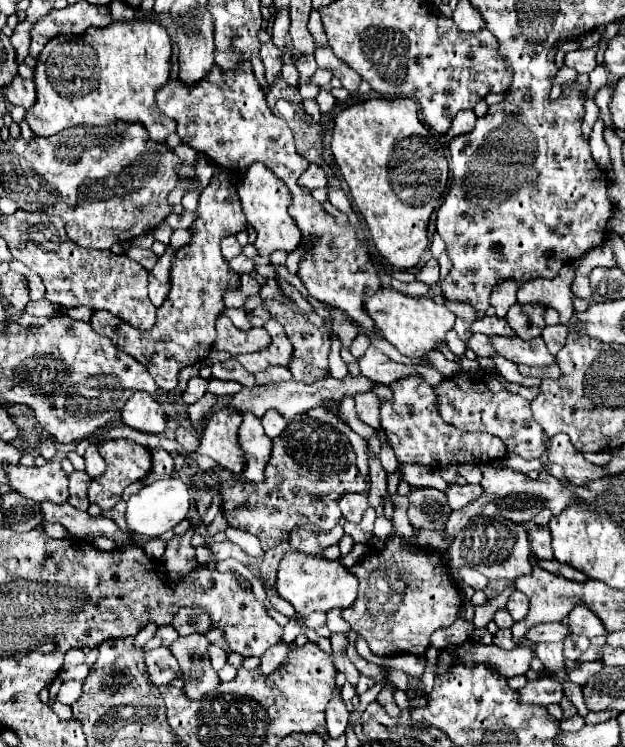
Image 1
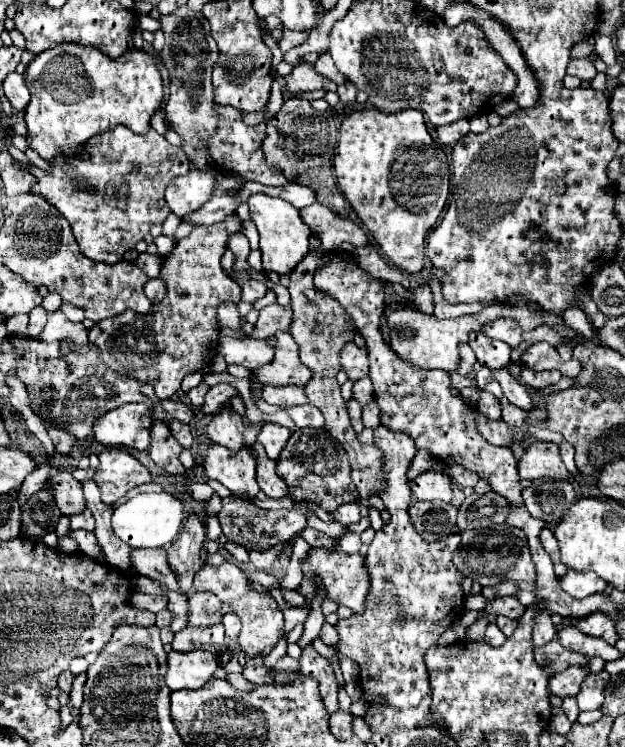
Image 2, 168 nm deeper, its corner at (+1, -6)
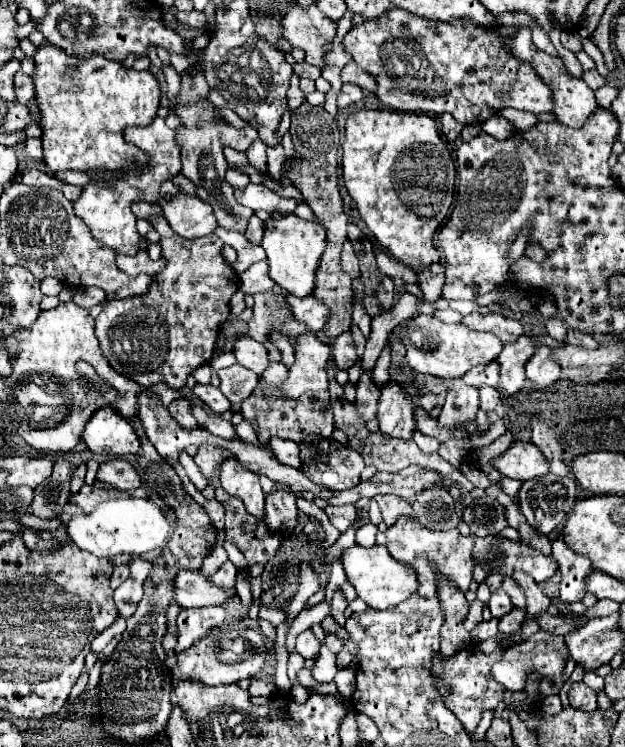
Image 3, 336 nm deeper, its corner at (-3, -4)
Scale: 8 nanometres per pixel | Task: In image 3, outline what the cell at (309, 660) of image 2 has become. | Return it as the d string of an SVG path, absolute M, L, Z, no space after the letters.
M304 630L302 634L296 636L296 650L298 650L306 660L308 660L308 658L316 658L318 646L320 646L320 642L318 642L318 638L314 636L312 630Z

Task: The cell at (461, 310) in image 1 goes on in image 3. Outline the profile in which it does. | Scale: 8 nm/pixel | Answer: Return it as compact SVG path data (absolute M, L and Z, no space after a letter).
M476 388L448 390L446 404L438 416L438 422L446 428L460 428L462 424L468 424L470 420L476 418L478 408L480 400Z

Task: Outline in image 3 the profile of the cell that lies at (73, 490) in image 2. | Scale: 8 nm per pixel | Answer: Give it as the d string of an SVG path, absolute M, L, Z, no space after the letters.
M84 484L84 486L80 488L80 492L78 492L78 494L70 496L70 502L78 504L84 512L92 512L92 510L98 506L98 502L108 500L108 498L114 498L114 490L106 492L106 490L102 490L102 488L86 486L86 484Z

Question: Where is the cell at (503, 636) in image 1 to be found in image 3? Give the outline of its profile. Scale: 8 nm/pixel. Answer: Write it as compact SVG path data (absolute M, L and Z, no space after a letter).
M492 618L492 620L488 620L488 622L480 622L480 624L470 632L470 636L472 636L474 640L478 640L478 642L498 636L498 620Z

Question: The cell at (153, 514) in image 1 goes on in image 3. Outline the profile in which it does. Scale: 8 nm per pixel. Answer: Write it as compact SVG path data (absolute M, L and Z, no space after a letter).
M116 498L102 502L90 514L72 514L68 534L80 550L98 558L112 558L118 554L144 554L154 548L164 548L172 534L172 524L160 506L146 498Z

